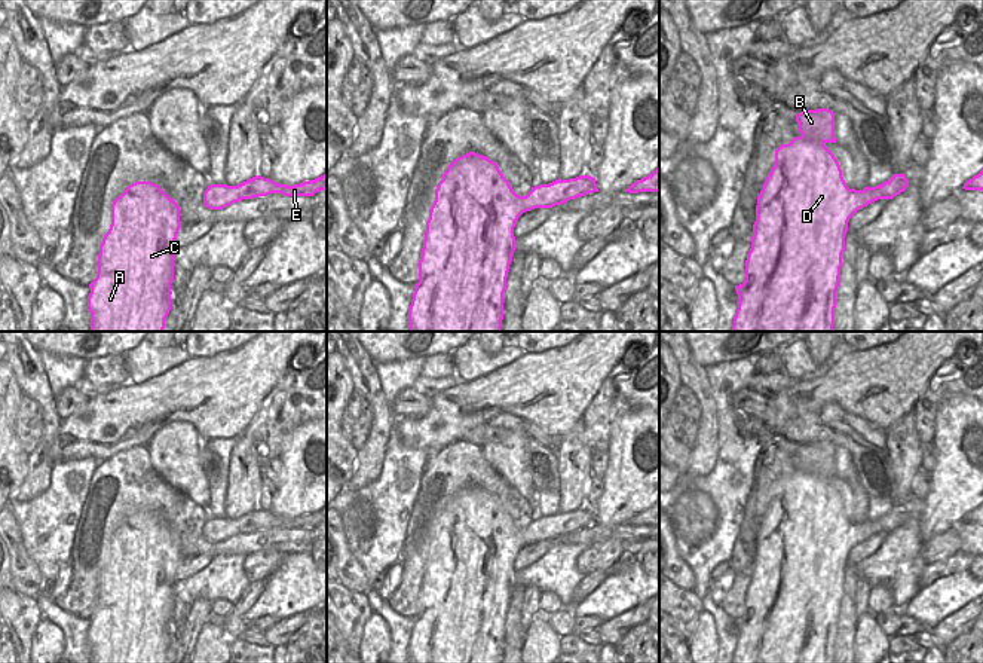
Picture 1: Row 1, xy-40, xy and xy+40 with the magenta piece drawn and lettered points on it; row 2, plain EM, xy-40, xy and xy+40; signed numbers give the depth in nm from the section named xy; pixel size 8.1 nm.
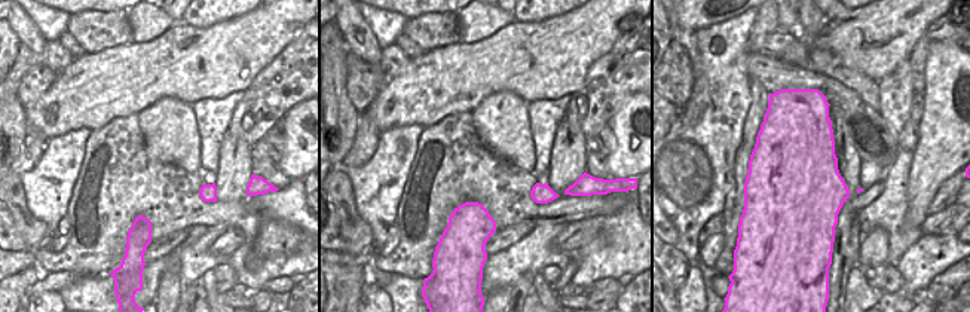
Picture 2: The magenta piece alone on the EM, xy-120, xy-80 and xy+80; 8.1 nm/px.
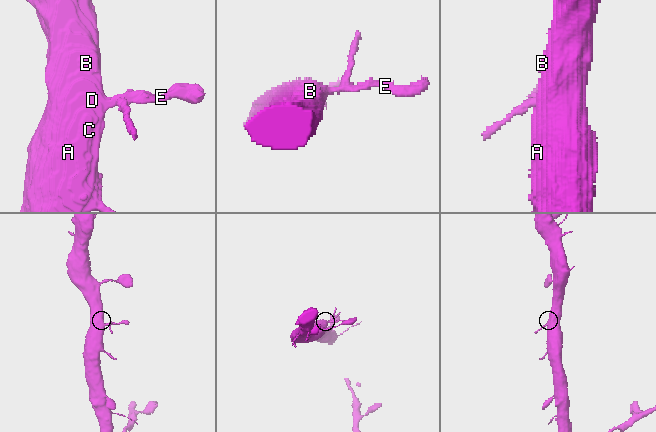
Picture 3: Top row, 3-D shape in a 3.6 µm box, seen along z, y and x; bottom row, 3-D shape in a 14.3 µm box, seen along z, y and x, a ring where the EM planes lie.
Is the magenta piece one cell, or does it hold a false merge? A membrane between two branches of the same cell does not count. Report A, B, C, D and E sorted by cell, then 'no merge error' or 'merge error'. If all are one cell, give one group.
groups A B C D E; no merge error

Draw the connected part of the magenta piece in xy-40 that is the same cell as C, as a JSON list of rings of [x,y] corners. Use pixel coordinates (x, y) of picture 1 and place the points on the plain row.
[[[135,514],[113,534],[111,557],[99,578],[97,611],[89,617],[88,642],[91,645],[91,663],[165,662],[165,653],[172,638],[174,584],[180,560],[178,537],[151,514]]]

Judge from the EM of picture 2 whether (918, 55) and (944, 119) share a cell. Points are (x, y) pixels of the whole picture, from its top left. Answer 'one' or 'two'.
two

